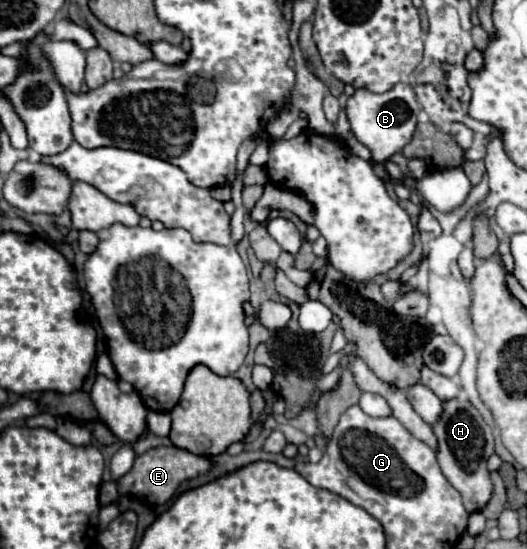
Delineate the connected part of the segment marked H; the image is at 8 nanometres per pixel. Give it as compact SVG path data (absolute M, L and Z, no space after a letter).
M452 399L444 403L444 415L440 417L440 423L436 423L436 427L432 429L438 437L436 457L442 467L442 473L450 481L450 485L462 495L466 511L476 513L484 509L484 505L490 501L492 495L490 471L486 469L488 457L494 453L494 437L490 427L484 423L478 409L474 409L468 401Z

